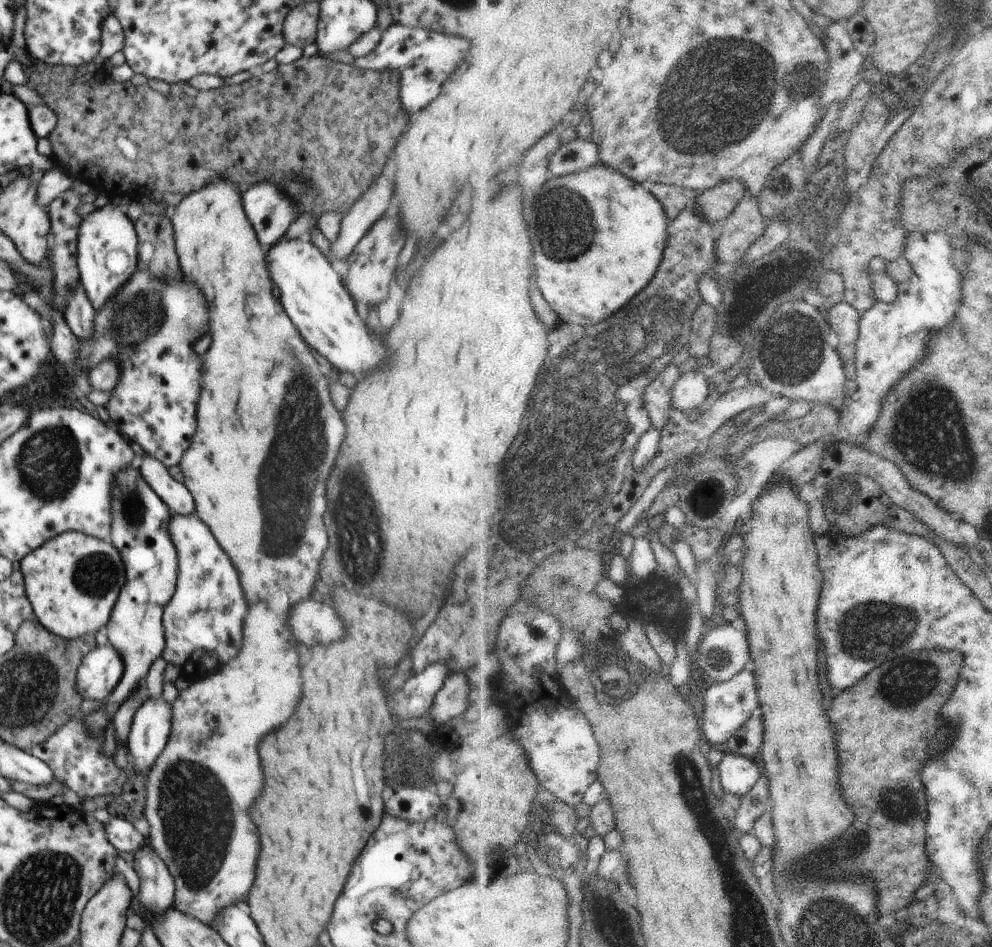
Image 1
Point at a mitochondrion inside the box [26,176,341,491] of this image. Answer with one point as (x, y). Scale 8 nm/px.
(134, 322)

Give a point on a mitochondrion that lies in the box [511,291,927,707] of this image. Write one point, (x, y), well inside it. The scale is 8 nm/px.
(882, 630)

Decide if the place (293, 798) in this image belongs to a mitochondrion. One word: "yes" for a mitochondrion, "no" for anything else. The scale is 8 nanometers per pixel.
no

